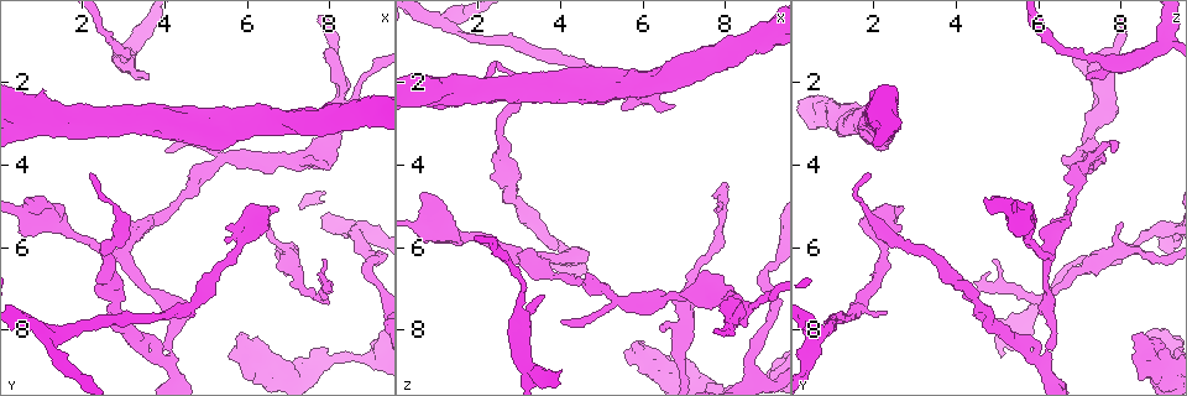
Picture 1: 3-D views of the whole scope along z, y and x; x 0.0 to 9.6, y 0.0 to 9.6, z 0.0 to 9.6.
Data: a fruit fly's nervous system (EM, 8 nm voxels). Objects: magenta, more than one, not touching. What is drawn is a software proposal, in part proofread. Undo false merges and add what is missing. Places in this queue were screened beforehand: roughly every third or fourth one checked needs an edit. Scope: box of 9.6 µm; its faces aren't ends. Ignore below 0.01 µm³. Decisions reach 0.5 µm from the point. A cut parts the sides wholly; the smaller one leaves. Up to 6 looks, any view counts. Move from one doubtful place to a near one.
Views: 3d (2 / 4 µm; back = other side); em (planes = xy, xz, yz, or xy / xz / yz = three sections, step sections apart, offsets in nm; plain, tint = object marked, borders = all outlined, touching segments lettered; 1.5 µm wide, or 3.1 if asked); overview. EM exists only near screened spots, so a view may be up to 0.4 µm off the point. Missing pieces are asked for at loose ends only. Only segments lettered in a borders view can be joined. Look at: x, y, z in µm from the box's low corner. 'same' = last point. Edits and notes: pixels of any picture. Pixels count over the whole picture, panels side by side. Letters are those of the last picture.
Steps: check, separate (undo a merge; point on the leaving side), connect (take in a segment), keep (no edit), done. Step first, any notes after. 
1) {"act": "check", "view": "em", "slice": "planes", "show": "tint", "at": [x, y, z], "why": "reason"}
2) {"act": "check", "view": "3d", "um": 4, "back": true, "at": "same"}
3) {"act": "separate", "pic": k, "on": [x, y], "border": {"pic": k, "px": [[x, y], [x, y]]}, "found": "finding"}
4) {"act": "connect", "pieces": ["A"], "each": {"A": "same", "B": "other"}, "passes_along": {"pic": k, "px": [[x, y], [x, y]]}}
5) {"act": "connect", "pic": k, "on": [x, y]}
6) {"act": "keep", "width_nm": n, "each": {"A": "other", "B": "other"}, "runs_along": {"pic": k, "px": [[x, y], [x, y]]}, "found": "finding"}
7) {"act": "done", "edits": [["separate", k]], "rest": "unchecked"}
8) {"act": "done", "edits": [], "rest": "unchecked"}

{"act": "check", "view": "em", "slice": "planes", "show": "borders", "at": [0.60, 4.90, 4.65], "why": "free end"}

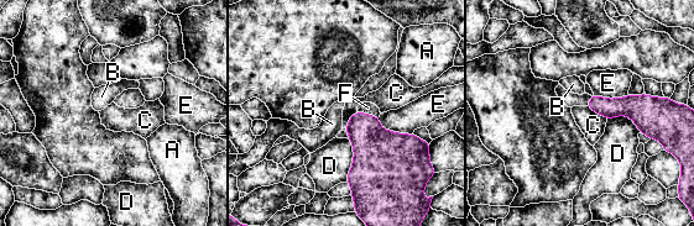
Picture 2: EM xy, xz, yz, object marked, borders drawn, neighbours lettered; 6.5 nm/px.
{"act": "connect", "pieces": ["F"], "each": {"A": "other", "B": "other", "C": "other", "D": "other", "E": "other", "F": "same"}, "passes_along": {"pic": 2, "px": [[376, 151], [369, 114], [368, 108]]}, "found": "the cell continues"}

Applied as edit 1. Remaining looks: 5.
{"act": "check", "view": "overview"}

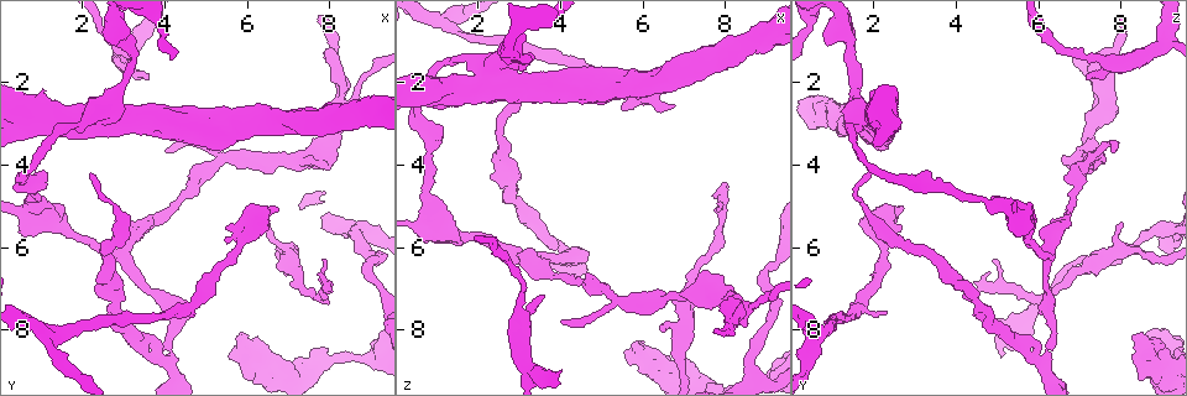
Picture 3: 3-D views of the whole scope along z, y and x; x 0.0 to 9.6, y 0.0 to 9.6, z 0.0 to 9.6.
{"act": "check", "view": "em", "slice": "yz", "step": 4, "show": "tint", "at": [3.55, 1.90, 7.15], "why": "an open end"}

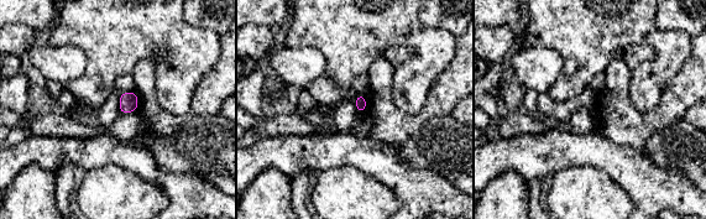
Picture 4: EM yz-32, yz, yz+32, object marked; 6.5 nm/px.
{"act": "check", "view": "em", "slice": "planes", "show": "borders", "at": "same", "why": "cut it another way"}

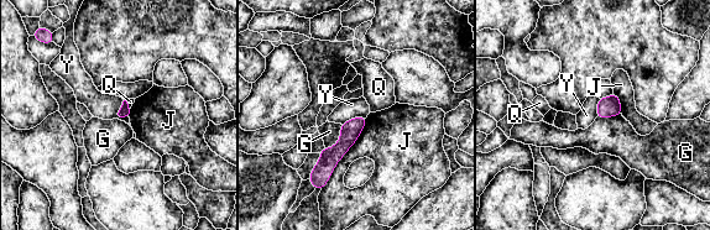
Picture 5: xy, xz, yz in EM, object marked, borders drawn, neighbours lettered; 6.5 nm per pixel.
{"act": "keep", "each": {"G": "other", "J": "other", "Q": "other", "Y": "other"}, "border": {"pic": 5, "px": [[366, 115], [355, 115], [340, 124]]}, "found": "no lettered segment goes on from it"}

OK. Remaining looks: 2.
{"act": "check", "view": "em", "slice": "yz", "step": 4, "show": "borders", "at": [6.75, 5.10, 2.55], "why": "free end"}

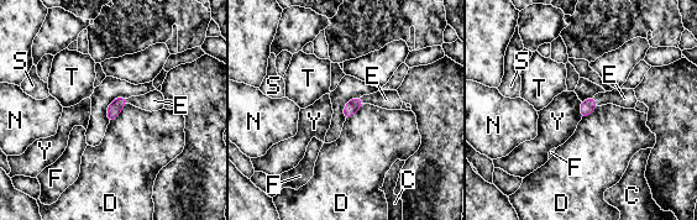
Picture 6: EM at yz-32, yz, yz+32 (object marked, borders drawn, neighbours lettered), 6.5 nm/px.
{"act": "check", "view": "em", "slice": "planes", "show": "borders", "at": "same"}

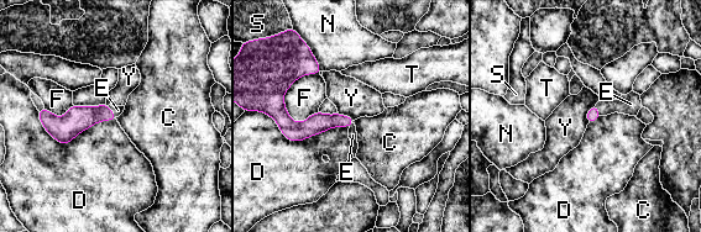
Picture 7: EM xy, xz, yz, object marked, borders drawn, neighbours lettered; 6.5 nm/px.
{"act": "connect", "pieces": ["E"], "each": {"C": "other", "D": "other", "E": "same", "F": "other", "N": "other", "S": "other", "T": "other", "Y": "other"}, "passes_along": {"pic": 7, "px": [[78, 119], [111, 111], [118, 110]]}, "found": "the cell continues"}

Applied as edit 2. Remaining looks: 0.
{"act": "done", "edits": [["connect", 2], ["connect", 7]], "rest": "unchecked"}

